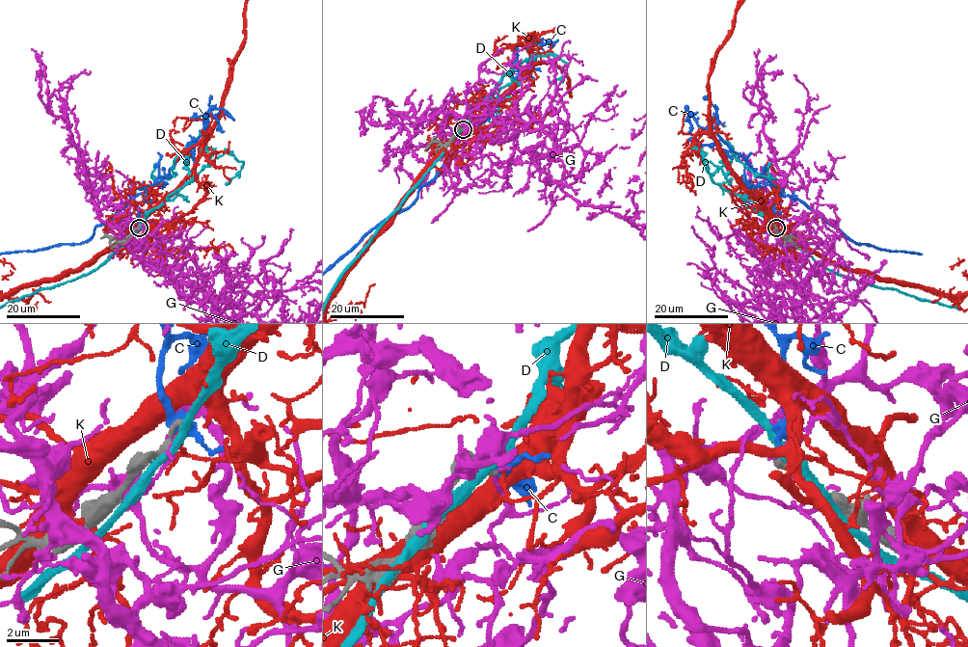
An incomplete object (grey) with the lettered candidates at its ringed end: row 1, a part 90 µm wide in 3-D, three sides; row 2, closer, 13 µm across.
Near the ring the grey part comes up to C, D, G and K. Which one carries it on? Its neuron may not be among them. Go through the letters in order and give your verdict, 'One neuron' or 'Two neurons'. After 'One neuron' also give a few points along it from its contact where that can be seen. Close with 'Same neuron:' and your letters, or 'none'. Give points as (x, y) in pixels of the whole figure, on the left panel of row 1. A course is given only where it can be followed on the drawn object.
C: Two neurons
D: Two neurons
G: Two neurons
K: Two neurons
Same neuron: none

